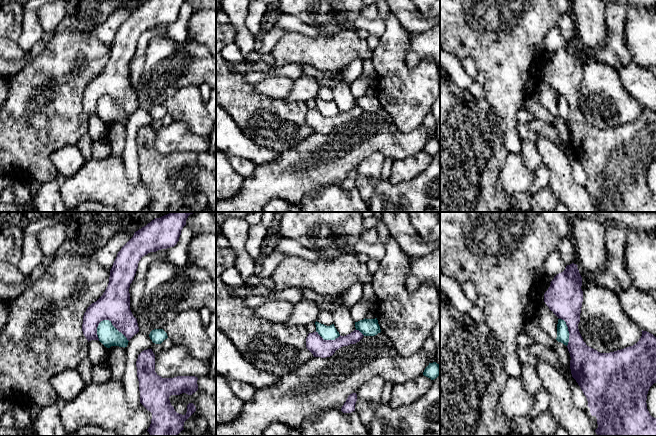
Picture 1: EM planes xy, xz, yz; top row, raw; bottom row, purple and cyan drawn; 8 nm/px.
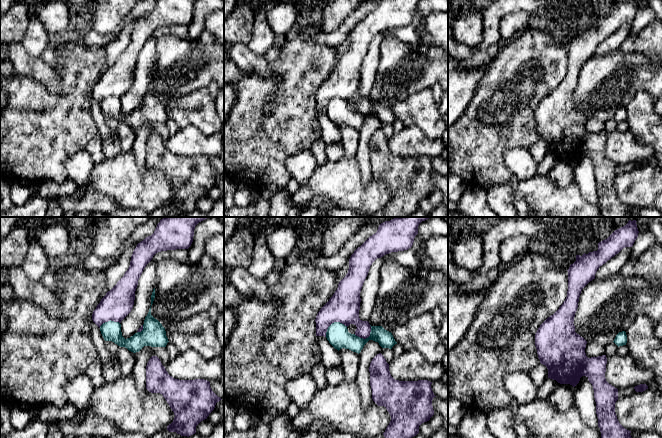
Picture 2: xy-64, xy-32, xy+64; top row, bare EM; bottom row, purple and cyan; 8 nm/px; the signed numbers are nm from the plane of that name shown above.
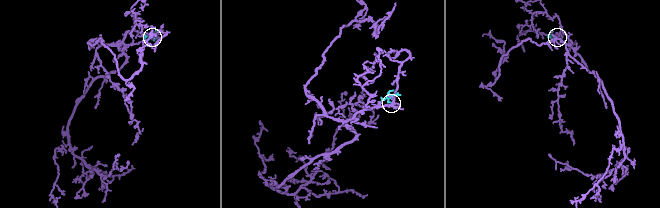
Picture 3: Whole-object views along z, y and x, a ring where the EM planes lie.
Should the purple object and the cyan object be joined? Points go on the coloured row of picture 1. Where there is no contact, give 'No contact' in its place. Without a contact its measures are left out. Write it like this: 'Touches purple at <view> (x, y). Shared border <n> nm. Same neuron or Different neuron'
Touches purple at xy (114, 326). Shared border 280 nm. Different neuron

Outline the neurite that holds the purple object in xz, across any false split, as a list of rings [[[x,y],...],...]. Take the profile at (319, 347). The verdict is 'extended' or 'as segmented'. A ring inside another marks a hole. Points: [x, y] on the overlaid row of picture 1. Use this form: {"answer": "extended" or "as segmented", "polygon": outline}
{"answer": "as segmented", "polygon": [[[354,330],[346,336],[339,336],[335,340],[324,340],[318,332],[309,333],[306,338],[306,348],[314,357],[326,358],[332,356],[336,350],[343,346],[355,344],[363,338],[359,330]]]}

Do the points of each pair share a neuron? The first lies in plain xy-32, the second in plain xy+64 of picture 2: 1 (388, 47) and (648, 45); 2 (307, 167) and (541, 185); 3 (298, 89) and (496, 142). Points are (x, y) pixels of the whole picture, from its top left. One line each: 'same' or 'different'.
1: different
2: different
3: same

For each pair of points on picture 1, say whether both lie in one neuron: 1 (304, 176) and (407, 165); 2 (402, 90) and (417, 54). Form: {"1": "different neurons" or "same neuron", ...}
{"1": "different neurons", "2": "different neurons"}

